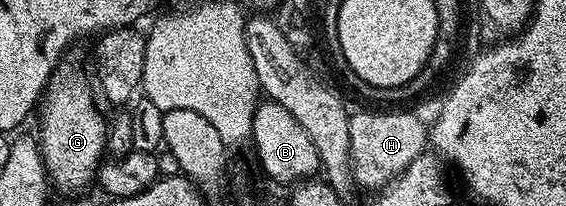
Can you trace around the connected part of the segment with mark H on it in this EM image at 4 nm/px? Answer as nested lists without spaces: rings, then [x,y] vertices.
[[[380,109],[376,111],[360,111],[349,118],[350,125],[350,153],[352,154],[352,176],[357,184],[364,187],[379,189],[387,186],[392,180],[398,178],[419,155],[425,154],[426,144],[430,139],[430,131],[416,115],[404,111],[408,109]]]

